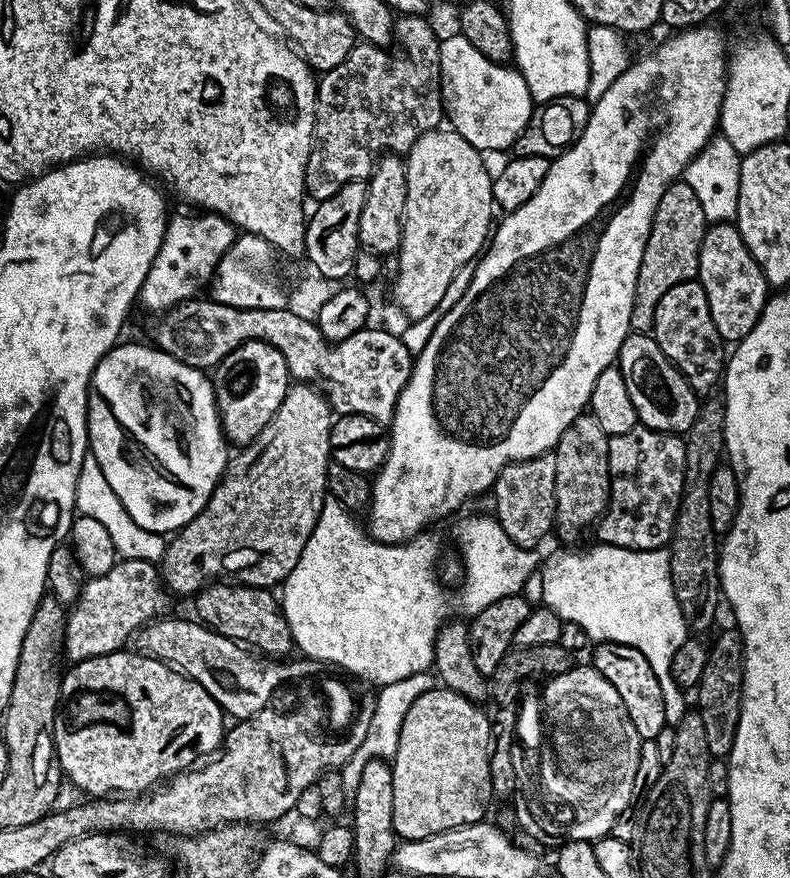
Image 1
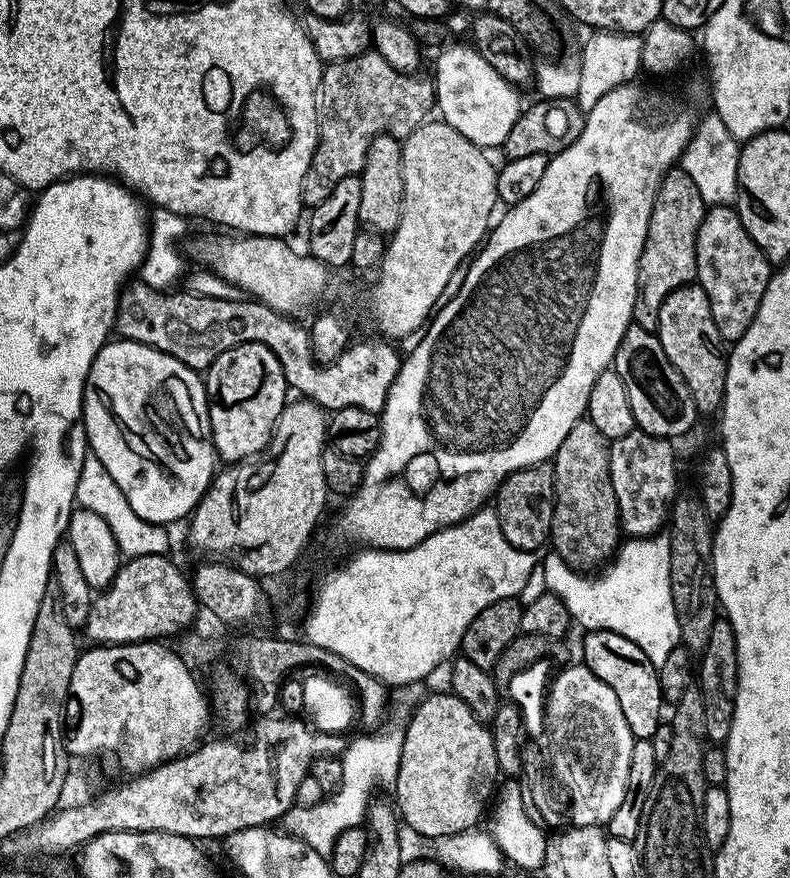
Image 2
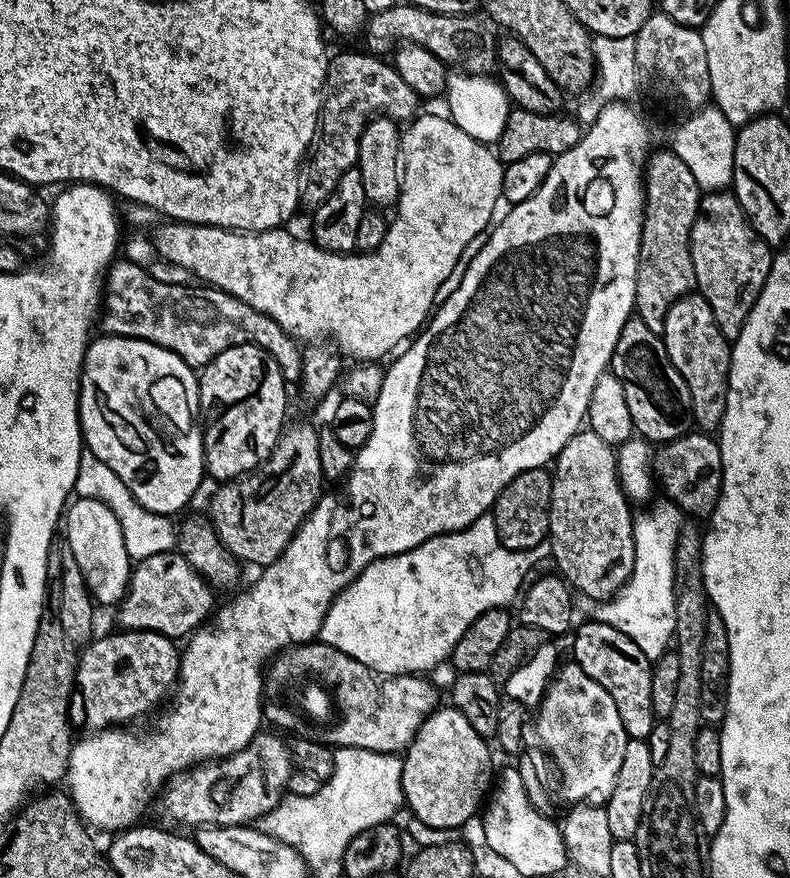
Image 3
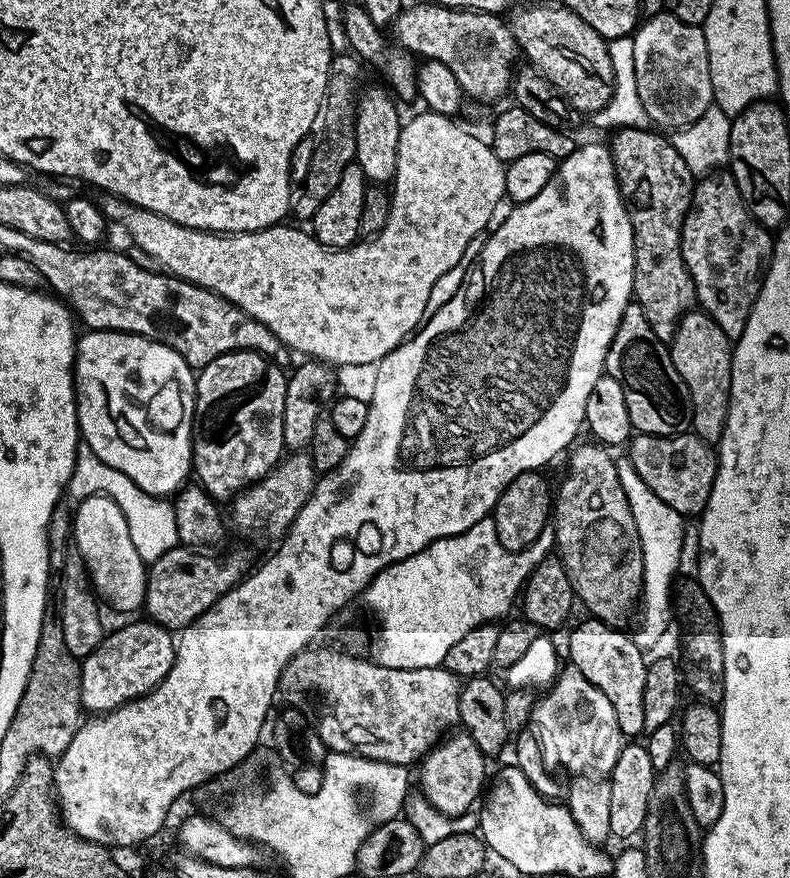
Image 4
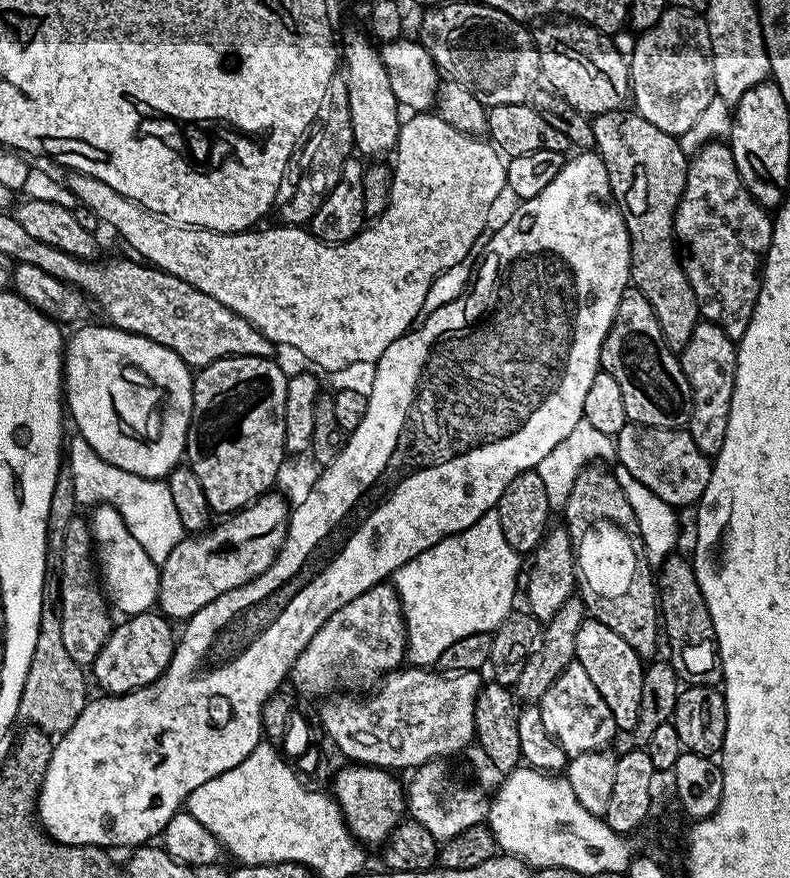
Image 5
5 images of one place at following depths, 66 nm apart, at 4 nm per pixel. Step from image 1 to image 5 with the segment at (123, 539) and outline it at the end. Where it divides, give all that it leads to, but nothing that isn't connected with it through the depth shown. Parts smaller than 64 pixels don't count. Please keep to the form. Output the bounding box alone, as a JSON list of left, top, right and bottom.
[66,434,186,565]

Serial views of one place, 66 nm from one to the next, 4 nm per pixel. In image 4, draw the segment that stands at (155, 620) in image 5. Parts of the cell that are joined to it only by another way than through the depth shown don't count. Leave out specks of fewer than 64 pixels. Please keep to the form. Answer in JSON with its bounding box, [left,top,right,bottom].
[80,618,176,714]

